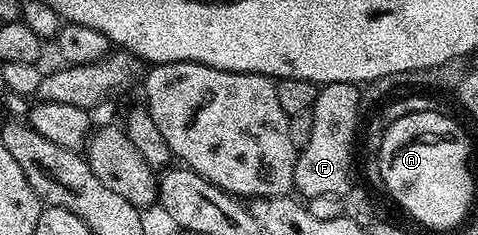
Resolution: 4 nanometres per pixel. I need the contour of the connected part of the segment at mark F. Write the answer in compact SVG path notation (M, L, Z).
M326 82L318 89L311 111L311 140L300 147L293 177L293 190L302 199L308 200L315 196L341 198L350 190L353 141L357 138L357 117L363 111L361 93L362 87L351 82Z

